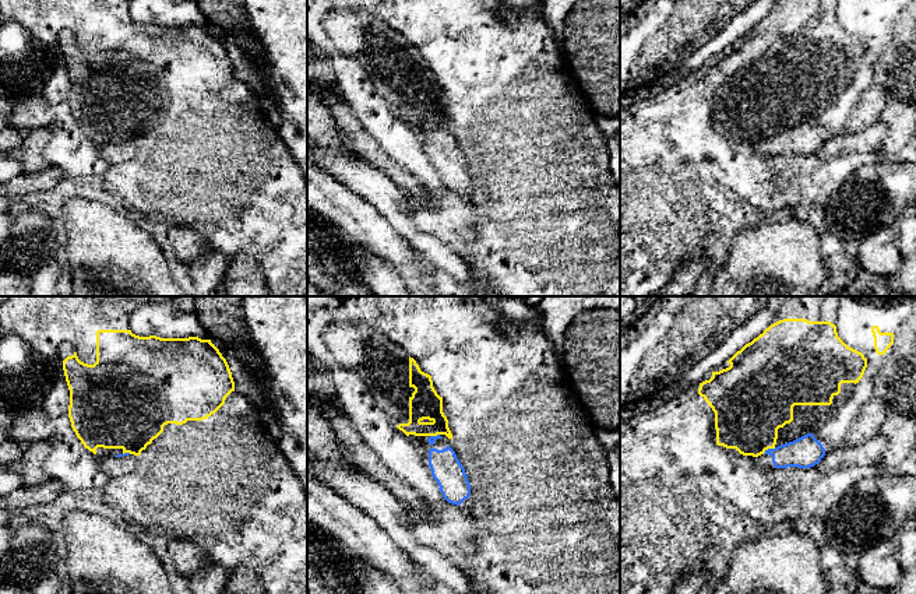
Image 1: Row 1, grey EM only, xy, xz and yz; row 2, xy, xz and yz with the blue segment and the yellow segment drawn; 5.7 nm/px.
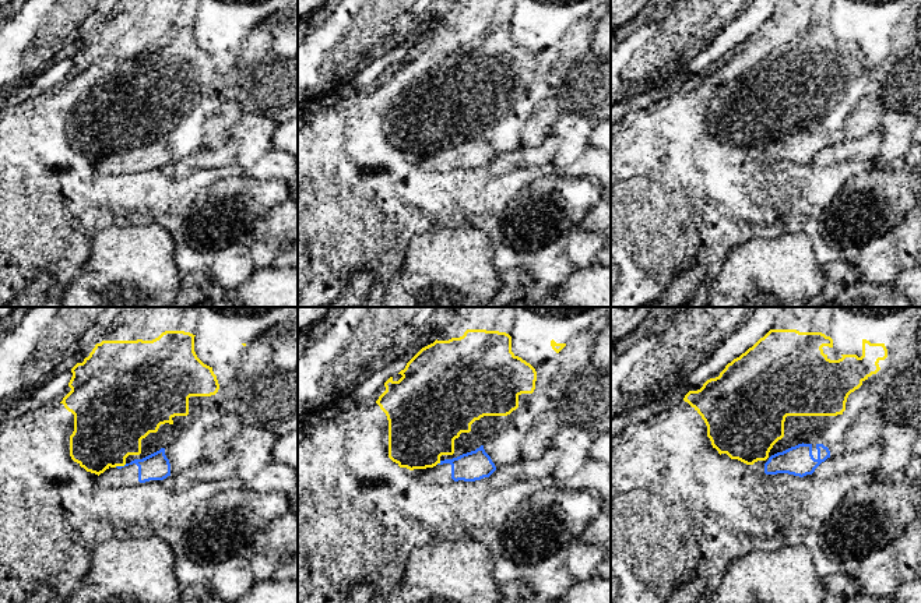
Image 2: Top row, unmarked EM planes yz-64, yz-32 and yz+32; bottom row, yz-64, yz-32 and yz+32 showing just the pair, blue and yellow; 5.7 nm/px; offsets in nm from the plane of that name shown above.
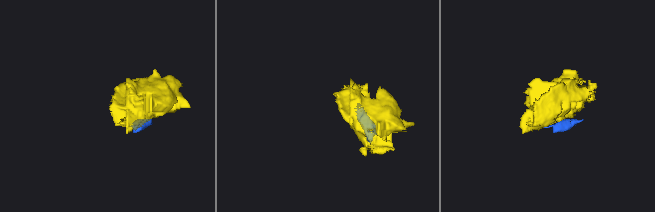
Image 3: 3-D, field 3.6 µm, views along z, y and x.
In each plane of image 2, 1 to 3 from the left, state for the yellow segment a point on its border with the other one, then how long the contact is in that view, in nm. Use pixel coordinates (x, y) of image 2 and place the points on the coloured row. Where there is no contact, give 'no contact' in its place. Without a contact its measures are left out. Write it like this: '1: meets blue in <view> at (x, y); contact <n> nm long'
1: meets blue in yz-64 at (120, 466); contact 70 nm long
2: meets blue in yz-32 at (438, 464); contact 40 nm long
3: no contact

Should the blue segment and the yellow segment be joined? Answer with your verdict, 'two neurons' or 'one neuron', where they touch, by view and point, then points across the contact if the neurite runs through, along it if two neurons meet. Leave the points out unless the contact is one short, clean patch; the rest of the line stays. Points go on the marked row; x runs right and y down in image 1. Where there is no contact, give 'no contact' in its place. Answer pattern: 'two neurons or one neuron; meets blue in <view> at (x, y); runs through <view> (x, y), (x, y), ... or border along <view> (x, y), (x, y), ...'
two neurons; meets blue in yz at (768, 449); border along yz (775, 447), (768, 447), (763, 453)

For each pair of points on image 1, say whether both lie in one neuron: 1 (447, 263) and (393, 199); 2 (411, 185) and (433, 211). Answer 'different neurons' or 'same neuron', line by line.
1: same neuron
2: different neurons

